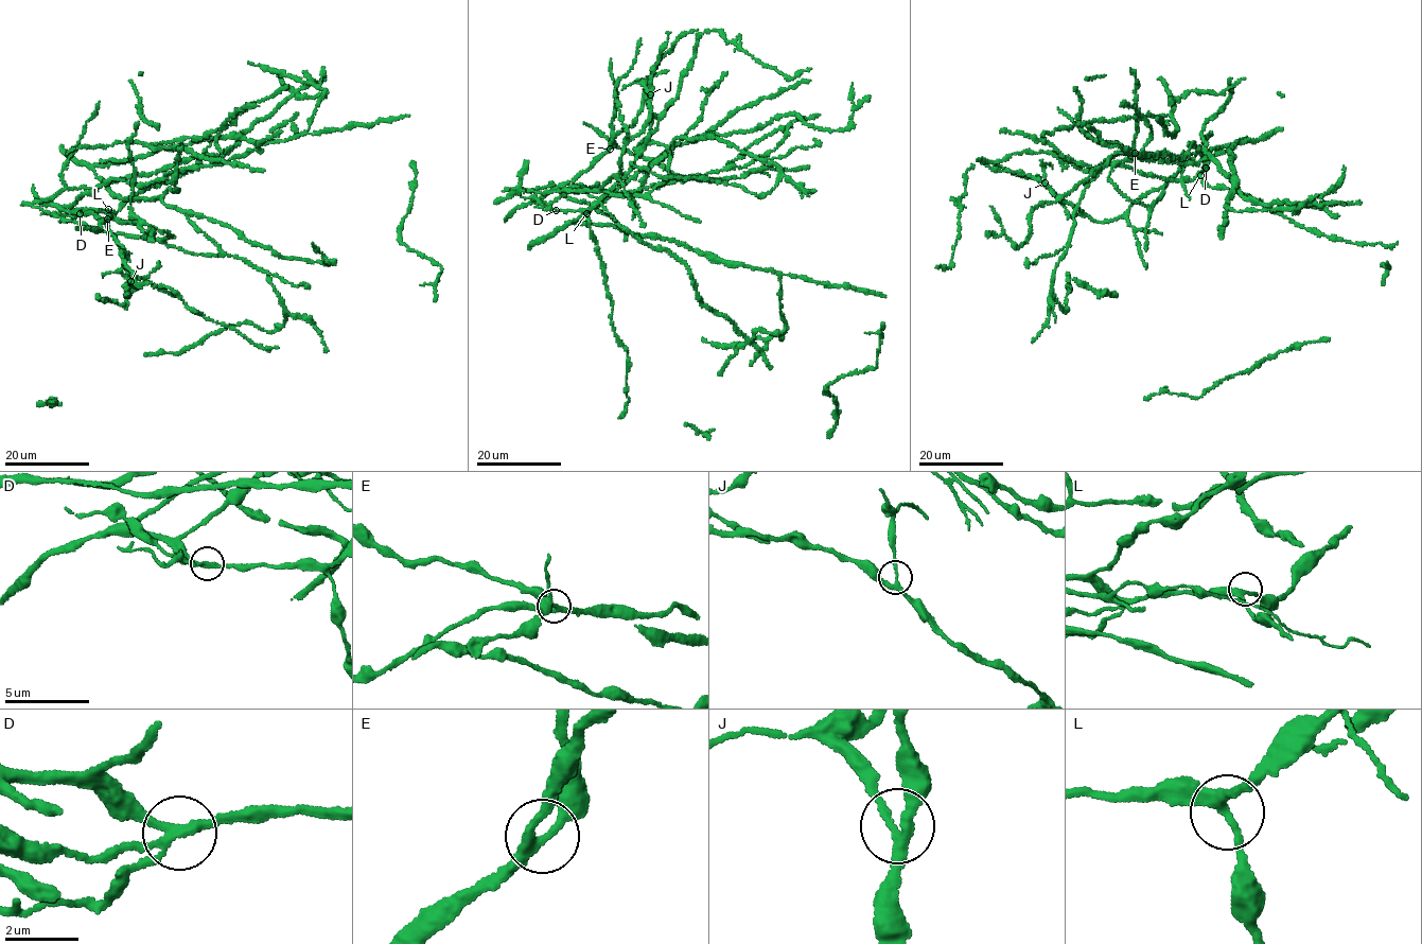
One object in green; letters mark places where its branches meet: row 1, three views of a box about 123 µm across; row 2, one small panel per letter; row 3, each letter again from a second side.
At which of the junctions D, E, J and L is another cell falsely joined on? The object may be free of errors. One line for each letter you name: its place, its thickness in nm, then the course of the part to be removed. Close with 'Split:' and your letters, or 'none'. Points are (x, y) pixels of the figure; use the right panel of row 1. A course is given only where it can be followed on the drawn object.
D: place (1206, 168); calibre 220 nm; course (1206, 168), (1205, 151)
Split: D

